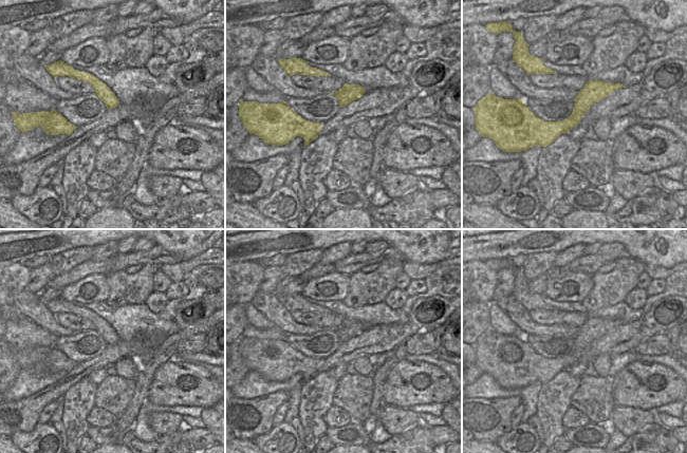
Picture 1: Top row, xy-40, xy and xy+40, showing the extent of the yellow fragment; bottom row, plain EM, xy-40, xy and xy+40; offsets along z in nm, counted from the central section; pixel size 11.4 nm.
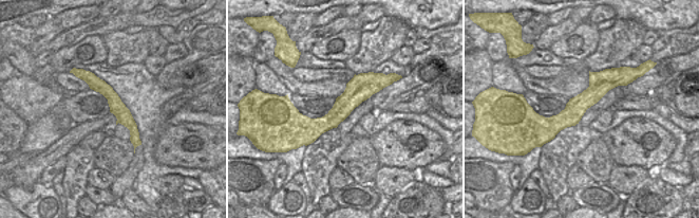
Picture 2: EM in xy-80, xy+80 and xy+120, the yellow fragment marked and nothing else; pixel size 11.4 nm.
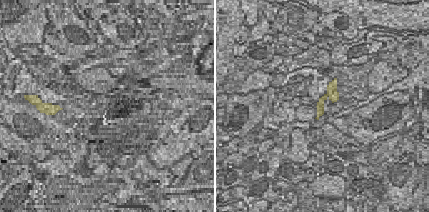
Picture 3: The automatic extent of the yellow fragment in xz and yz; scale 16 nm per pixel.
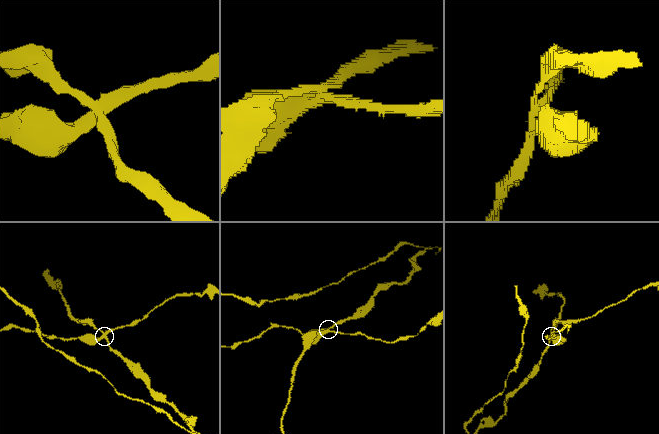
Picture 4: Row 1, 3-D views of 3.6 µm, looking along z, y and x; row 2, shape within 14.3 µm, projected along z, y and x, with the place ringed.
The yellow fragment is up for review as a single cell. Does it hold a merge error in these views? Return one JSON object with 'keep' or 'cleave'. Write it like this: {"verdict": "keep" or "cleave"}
{"verdict": "cleave"}

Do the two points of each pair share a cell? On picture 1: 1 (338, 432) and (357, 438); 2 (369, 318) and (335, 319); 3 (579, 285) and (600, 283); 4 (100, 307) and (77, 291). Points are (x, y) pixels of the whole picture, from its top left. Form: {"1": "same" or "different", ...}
{"1": "same", "2": "different", "3": "different", "4": "different"}

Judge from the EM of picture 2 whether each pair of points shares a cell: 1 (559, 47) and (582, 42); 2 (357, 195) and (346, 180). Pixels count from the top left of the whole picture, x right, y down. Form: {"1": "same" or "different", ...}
{"1": "same", "2": "different"}

